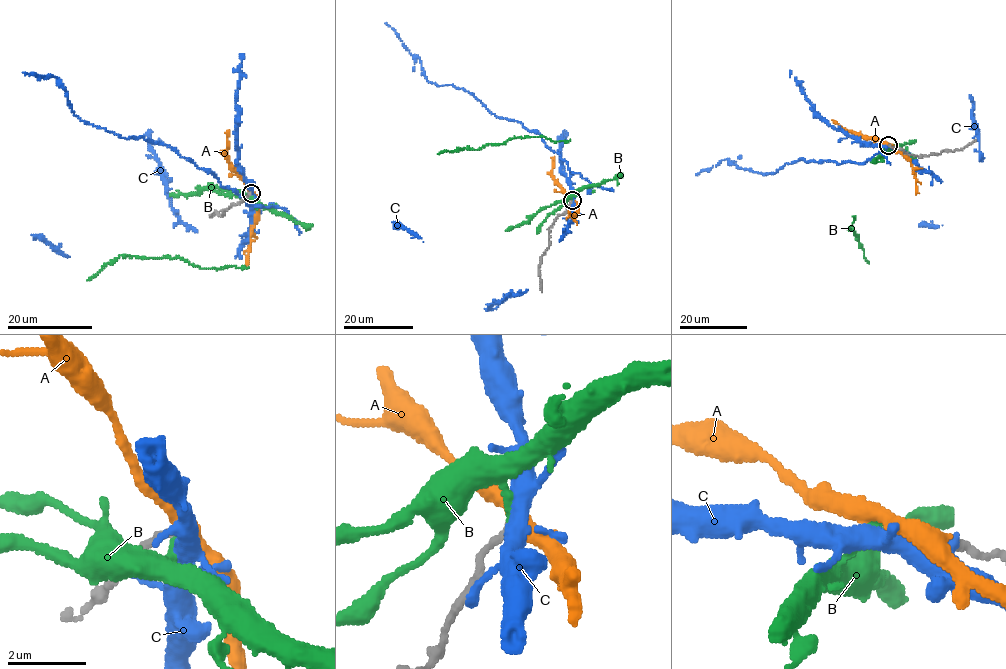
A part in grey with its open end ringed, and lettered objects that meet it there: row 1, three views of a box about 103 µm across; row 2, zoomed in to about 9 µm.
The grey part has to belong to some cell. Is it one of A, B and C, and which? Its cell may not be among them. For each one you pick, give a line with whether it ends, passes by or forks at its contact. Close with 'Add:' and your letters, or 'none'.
Add: none

